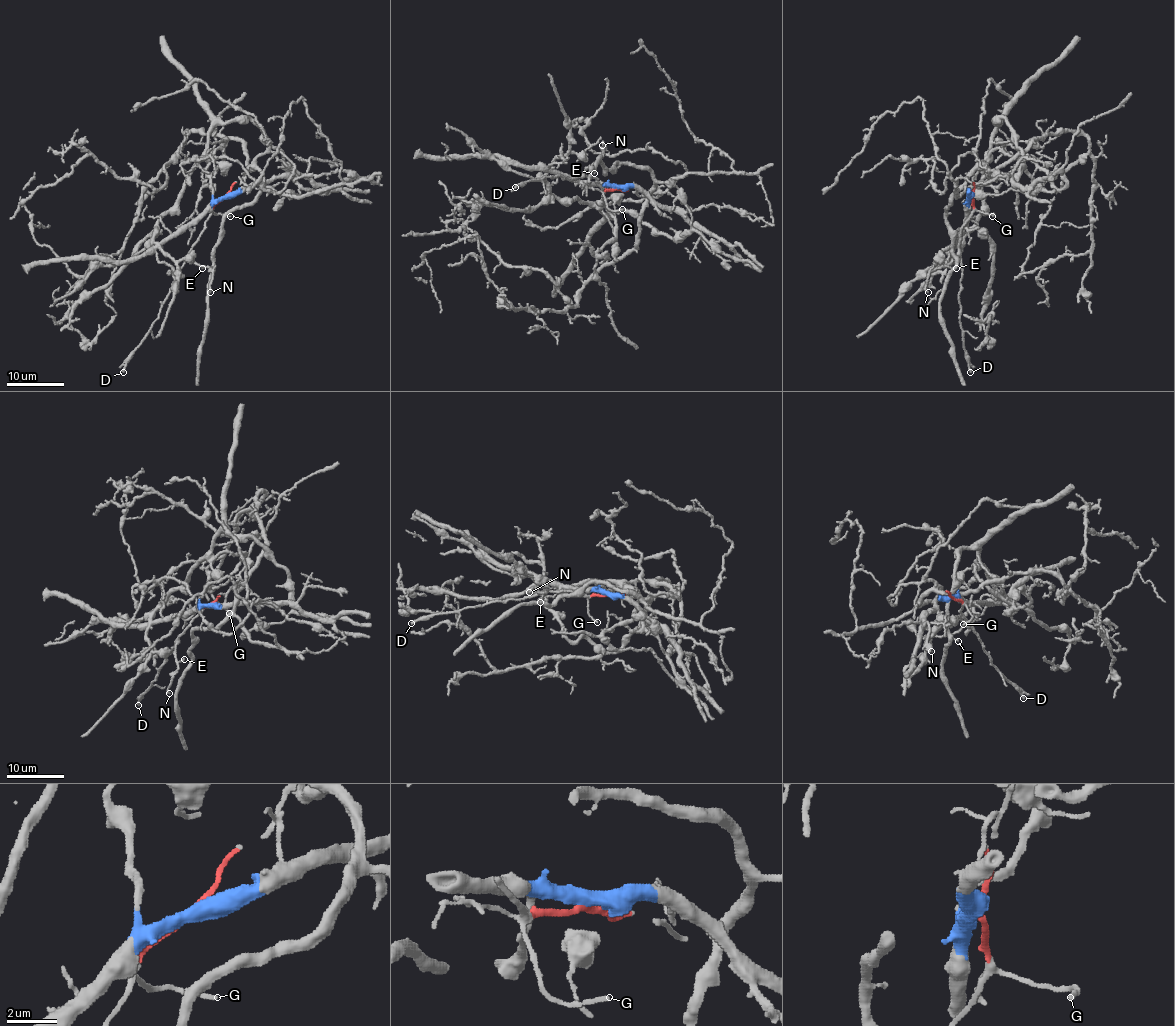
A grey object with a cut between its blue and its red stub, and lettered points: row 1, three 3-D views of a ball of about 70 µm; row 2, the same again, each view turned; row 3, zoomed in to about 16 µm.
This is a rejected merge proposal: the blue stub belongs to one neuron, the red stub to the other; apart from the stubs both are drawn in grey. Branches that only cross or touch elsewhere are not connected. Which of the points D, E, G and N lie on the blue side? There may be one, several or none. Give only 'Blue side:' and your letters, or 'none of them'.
Blue side: none of them

